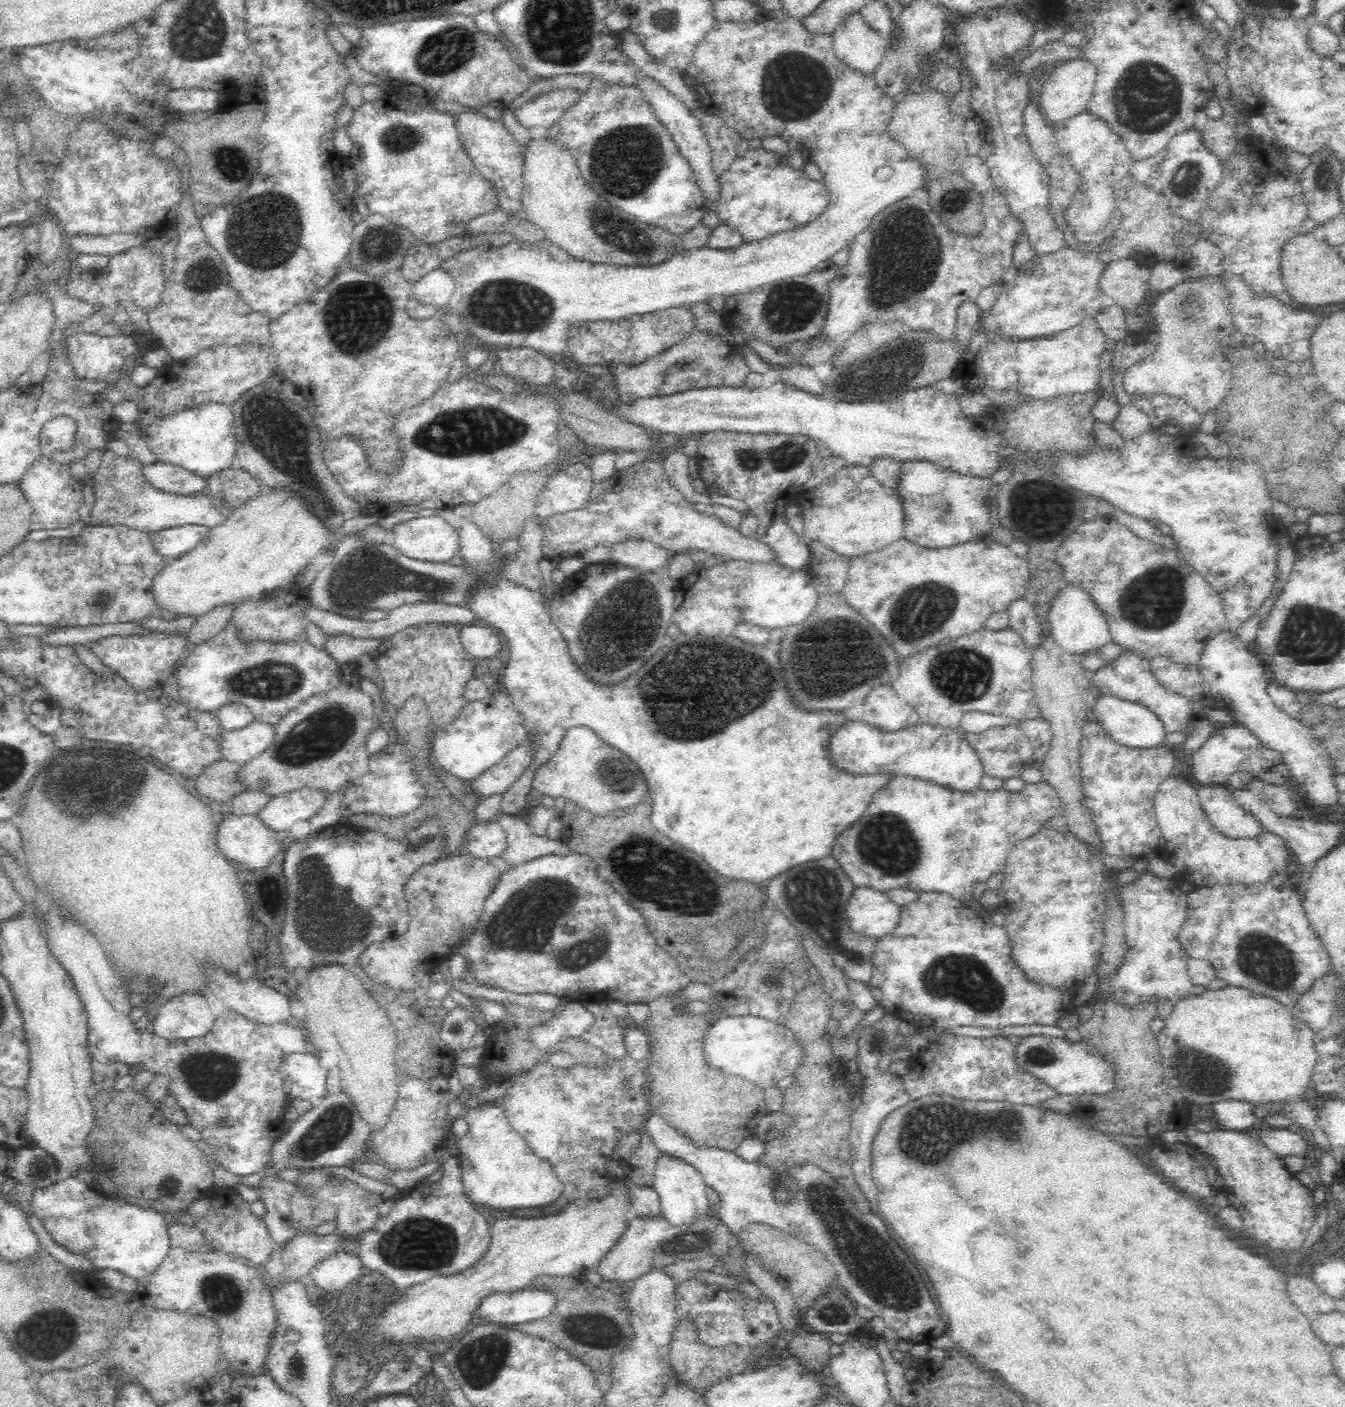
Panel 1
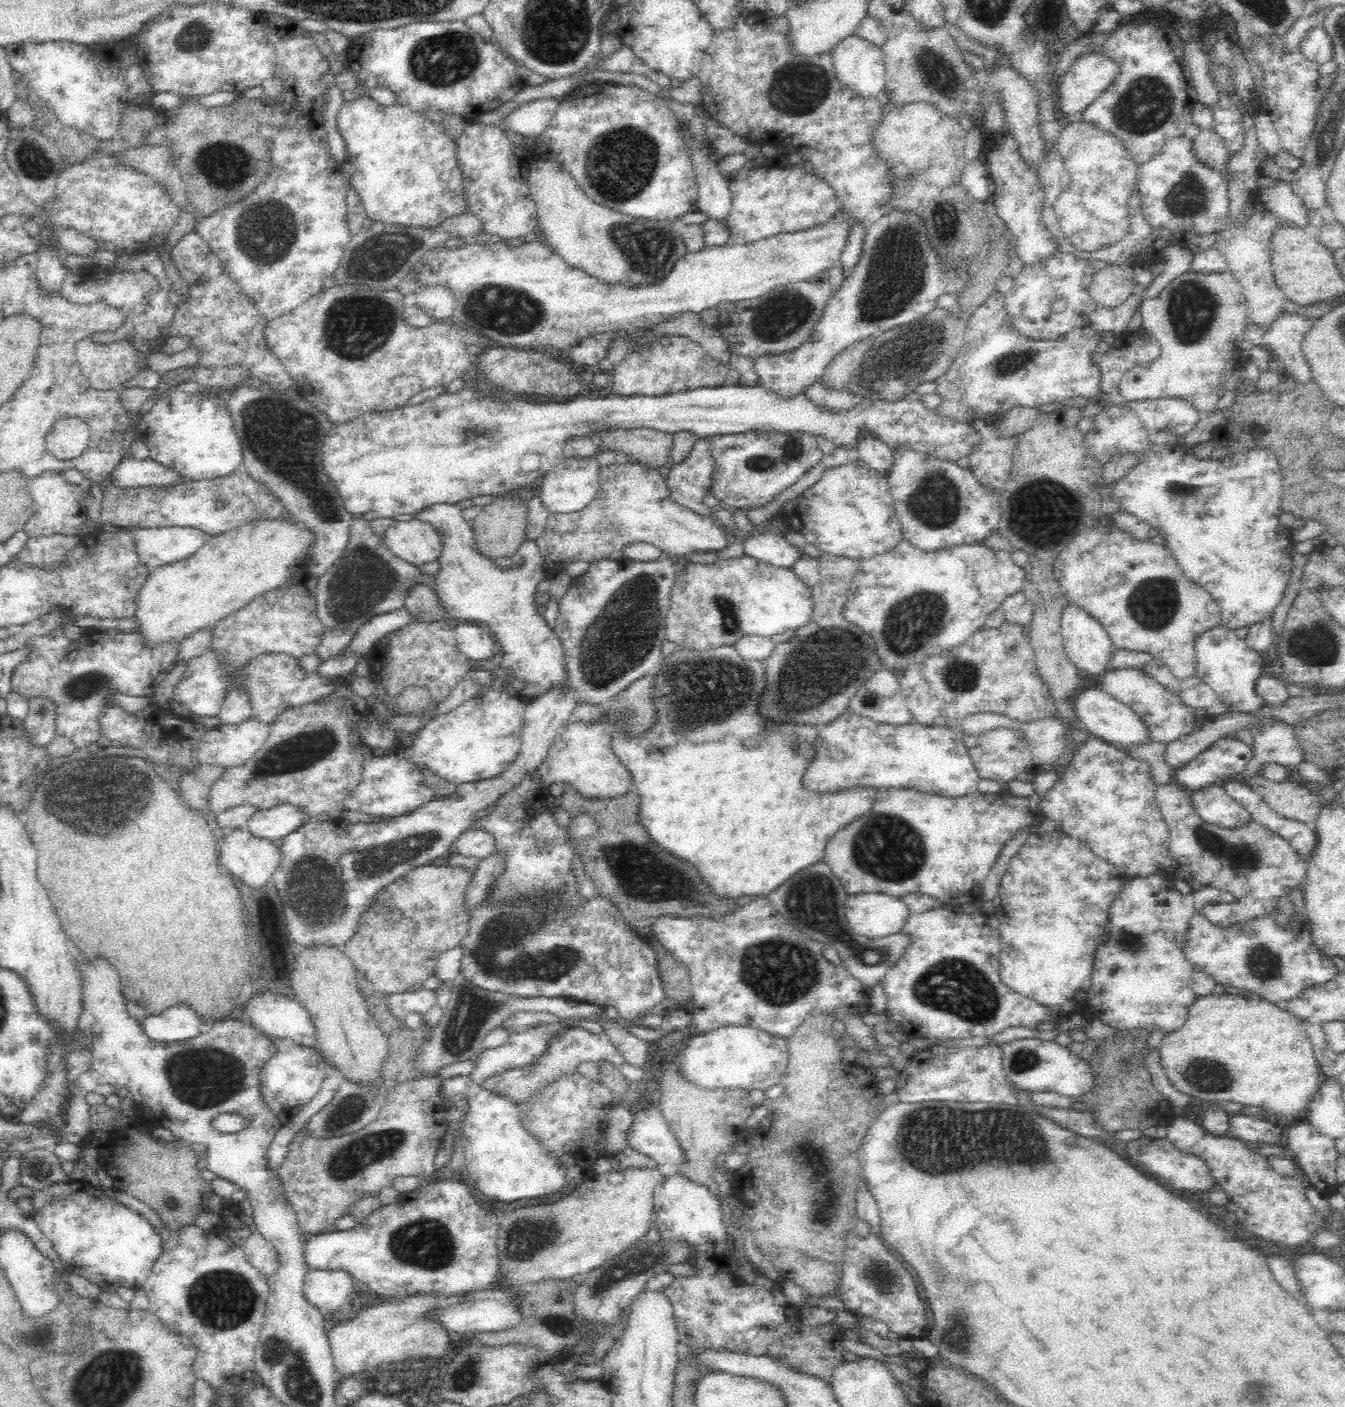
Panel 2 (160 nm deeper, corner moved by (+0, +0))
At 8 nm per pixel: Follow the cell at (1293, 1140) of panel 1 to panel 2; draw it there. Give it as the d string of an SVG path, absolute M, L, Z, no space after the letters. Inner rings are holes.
M1242 1114L1234 1115L1231 1120L1232 1128L1228 1135L1250 1142L1259 1142L1270 1146L1285 1146L1286 1137L1280 1132L1280 1128L1272 1121L1258 1119L1253 1116Z

